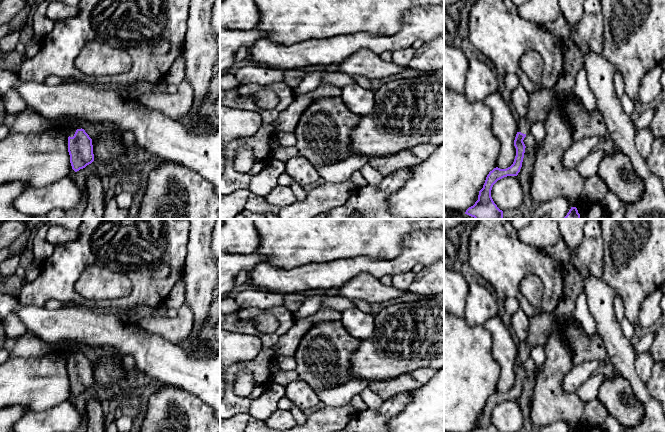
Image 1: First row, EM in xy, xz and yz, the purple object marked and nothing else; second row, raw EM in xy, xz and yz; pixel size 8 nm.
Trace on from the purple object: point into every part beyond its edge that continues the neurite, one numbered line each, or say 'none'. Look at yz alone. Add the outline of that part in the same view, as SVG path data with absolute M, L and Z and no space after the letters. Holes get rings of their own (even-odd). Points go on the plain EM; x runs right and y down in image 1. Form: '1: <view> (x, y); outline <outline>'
1: yz (583, 348); outline M540 312L529 317L528 328L527 339L517 347L518 356L523 358L530 357L534 346L544 346L554 329L562 331L563 340L572 353L573 365L593 360L602 361L607 357L602 337L598 333L589 337L577 319L560 324L555 319L554 313Z

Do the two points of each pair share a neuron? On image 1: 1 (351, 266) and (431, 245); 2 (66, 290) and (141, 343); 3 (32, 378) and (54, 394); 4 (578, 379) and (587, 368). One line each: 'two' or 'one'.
1: one
2: two
3: one
4: one

